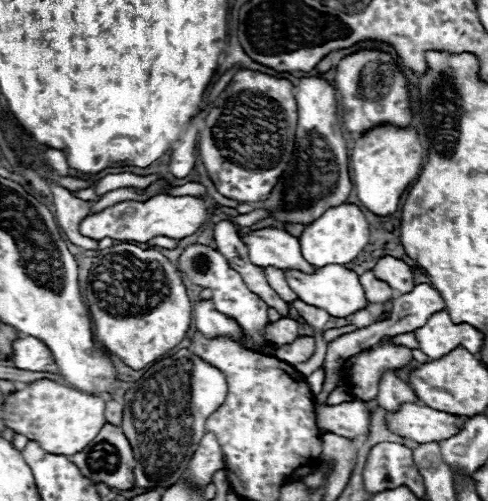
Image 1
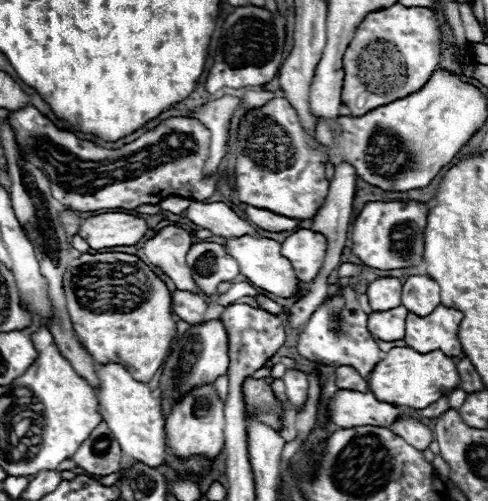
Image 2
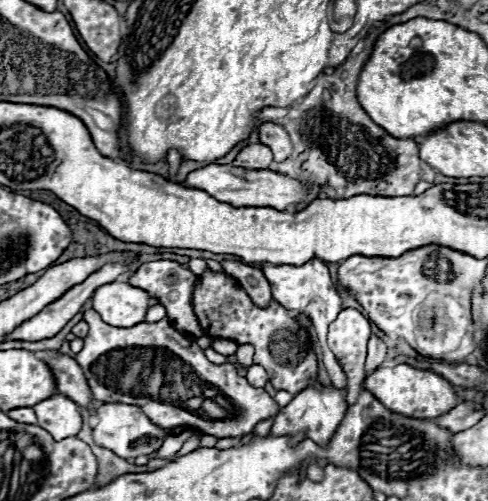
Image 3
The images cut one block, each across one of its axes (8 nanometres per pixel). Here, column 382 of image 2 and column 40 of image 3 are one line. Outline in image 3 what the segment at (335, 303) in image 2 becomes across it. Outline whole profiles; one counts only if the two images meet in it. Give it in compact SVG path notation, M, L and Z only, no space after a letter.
M38 352L38 356L48 362L56 376L58 392L66 394L70 400L74 400L82 408L90 408L92 396L90 396L90 386L86 384L86 376L82 368L78 368L78 362L70 356L62 356L60 352Z

